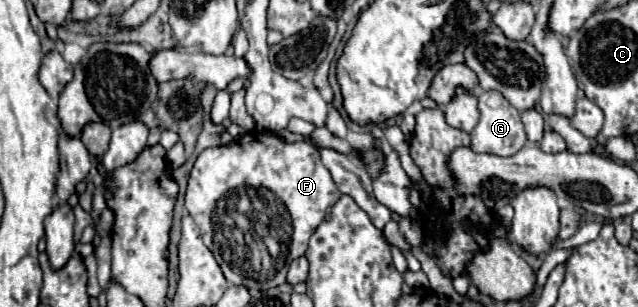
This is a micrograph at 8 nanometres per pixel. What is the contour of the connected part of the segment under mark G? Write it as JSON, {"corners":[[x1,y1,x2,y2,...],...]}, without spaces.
{"corners":[[479,89,477,105,479,105,479,123,471,133,471,149,475,153,493,153,499,157,509,157,527,145,527,135,523,131,519,111,499,91]]}

